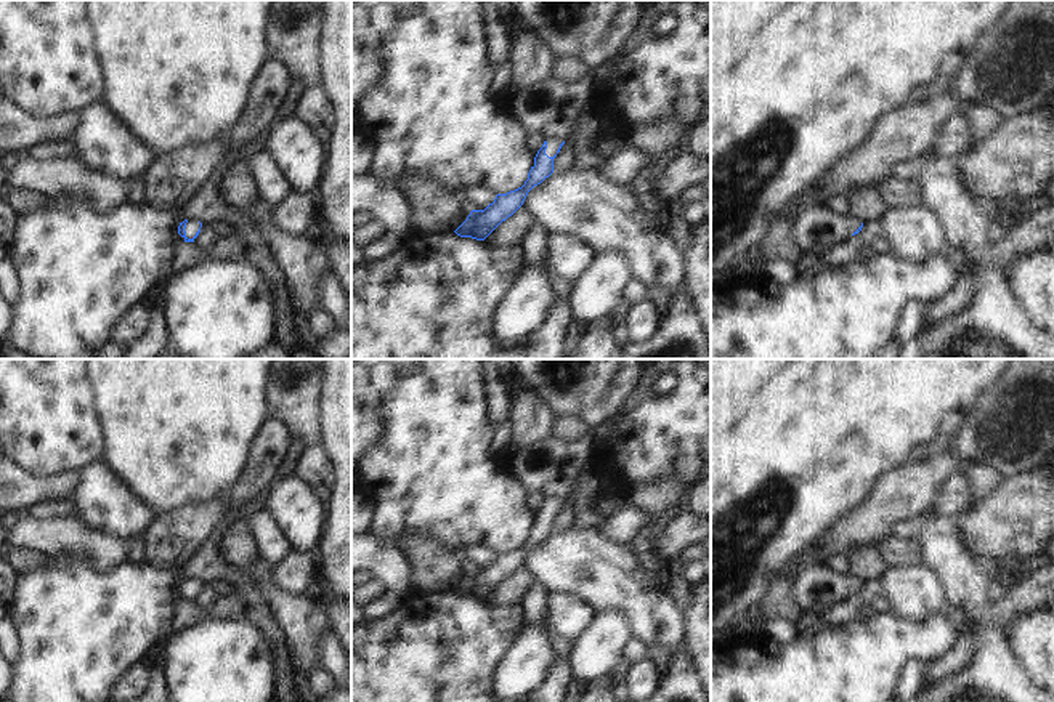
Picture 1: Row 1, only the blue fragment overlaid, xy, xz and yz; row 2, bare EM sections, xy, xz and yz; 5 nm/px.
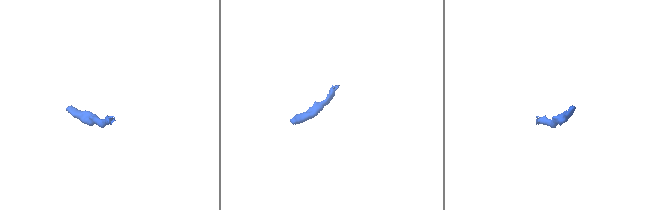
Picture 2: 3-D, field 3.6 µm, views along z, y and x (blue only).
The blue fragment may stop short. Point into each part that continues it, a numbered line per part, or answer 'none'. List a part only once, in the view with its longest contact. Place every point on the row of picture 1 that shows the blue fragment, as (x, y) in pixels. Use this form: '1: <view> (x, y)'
1: xy (191, 226).

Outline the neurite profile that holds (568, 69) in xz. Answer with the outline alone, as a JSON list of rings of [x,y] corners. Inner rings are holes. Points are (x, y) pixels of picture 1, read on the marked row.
[[[558,56],[553,58],[550,67],[550,77],[558,79],[566,85],[573,85],[589,74],[590,67],[578,56]]]

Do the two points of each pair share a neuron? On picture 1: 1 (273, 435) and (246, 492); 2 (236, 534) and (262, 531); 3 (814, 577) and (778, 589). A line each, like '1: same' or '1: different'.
1: same
2: different
3: different

